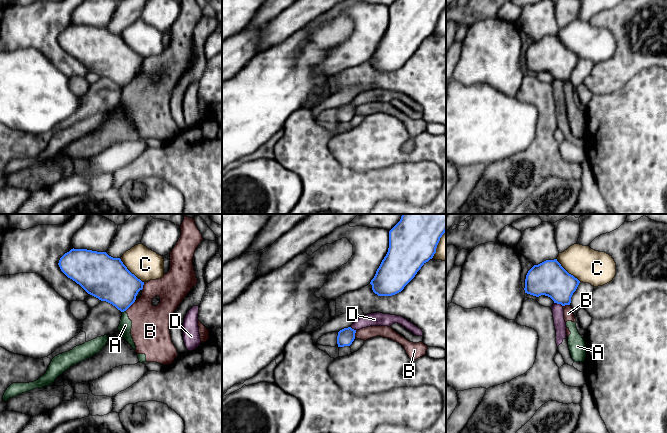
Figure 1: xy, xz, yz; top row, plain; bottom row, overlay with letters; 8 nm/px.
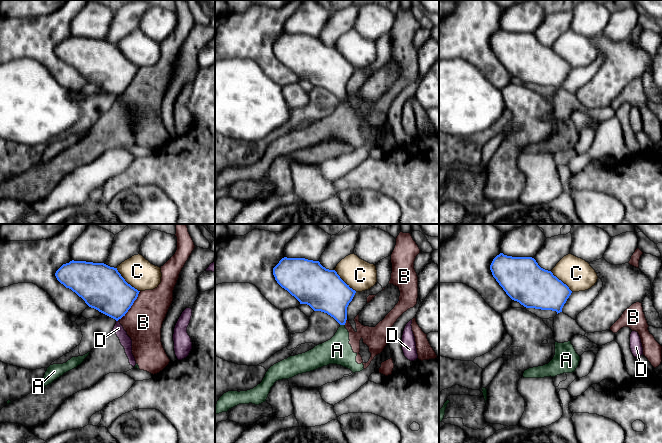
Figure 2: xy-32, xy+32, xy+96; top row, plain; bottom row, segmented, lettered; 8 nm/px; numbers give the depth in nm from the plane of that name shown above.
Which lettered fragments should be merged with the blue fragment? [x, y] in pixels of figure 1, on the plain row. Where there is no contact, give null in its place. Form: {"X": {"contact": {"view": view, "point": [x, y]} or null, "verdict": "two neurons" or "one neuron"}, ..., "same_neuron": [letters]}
{"A": {"contact": {"view": "xy", "point": [123, 87]}, "verdict": "two neurons"}, "B": {"contact": {"view": "xy", "point": [130, 81]}, "verdict": "two neurons"}, "C": {"contact": {"view": "xy", "point": [130, 48]}, "verdict": "two neurons"}, "D": {"contact": {"view": "yz", "point": [558, 79]}, "verdict": "two neurons"}, "same_neuron": []}

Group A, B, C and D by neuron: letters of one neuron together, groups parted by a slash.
A B / C / D

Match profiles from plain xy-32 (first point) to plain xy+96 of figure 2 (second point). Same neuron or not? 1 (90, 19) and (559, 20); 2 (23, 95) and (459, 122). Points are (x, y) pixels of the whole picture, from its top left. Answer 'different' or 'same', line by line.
1: different
2: same

